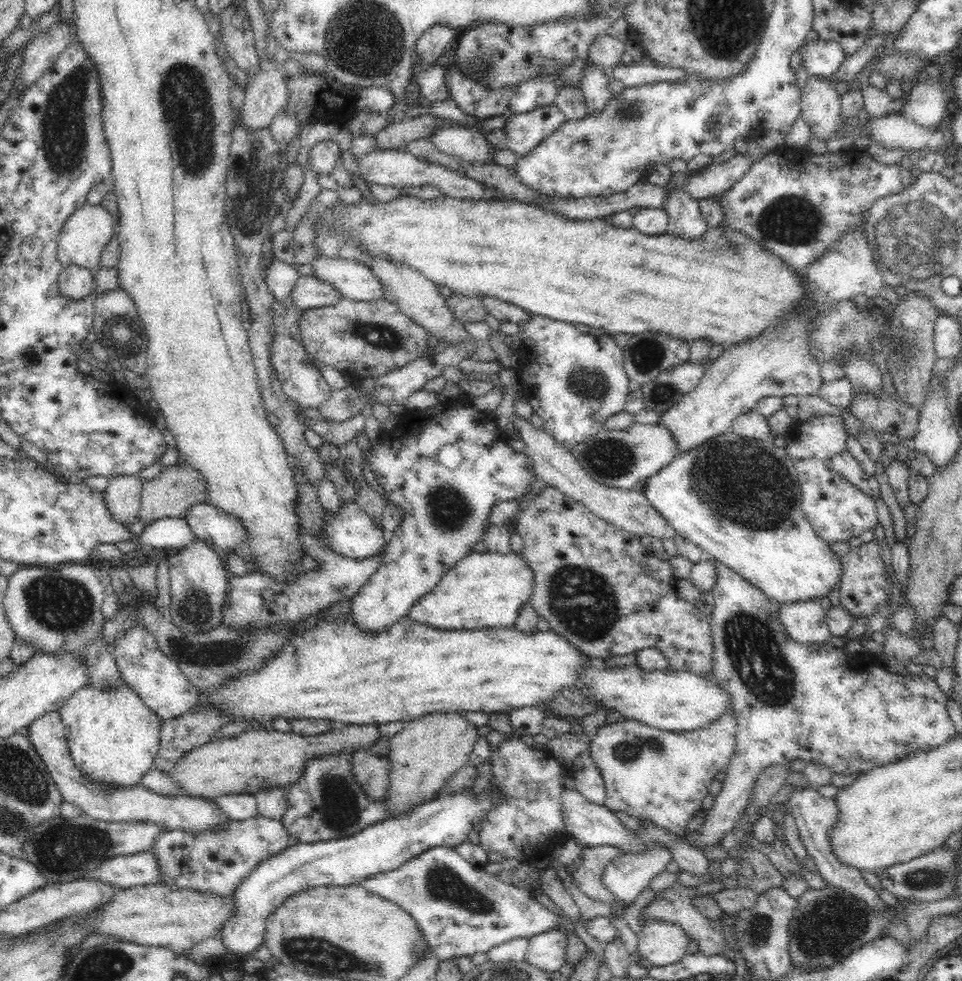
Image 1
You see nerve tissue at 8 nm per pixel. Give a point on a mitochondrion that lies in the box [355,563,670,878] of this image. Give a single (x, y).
(628, 752)

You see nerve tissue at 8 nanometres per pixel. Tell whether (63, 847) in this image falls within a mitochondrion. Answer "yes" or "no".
yes

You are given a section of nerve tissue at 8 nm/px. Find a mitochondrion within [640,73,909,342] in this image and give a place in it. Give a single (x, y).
(790, 219)

